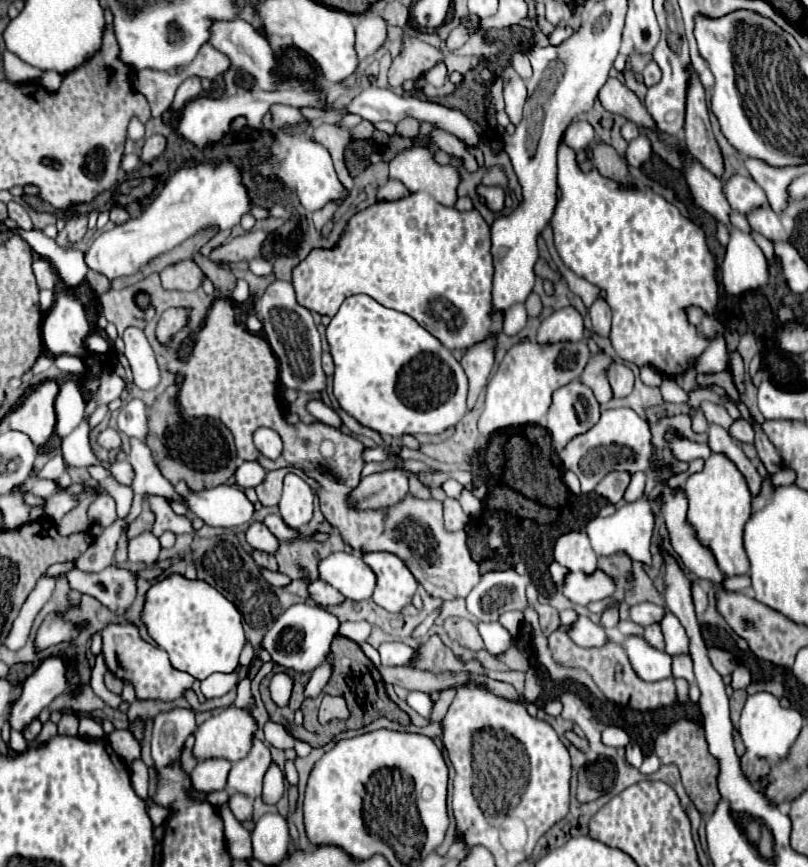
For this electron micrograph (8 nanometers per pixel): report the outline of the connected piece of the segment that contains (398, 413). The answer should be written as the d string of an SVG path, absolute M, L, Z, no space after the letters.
M351 295L347 297L339 311L331 317L329 325L327 325L327 341L329 341L329 347L331 347L331 355L333 355L333 361L335 361L335 375L333 375L333 393L341 405L343 411L347 411L353 419L357 419L363 427L369 427L381 435L391 435L391 437L403 437L403 435L441 435L445 433L447 429L455 427L463 415L467 413L467 391L469 391L469 379L461 367L461 363L453 357L453 353L437 339L433 337L425 327L421 327L413 317L409 317L407 313L401 313L401 311L395 311L395 309L389 309L389 307L383 307L381 303L377 303L373 297L369 295Z

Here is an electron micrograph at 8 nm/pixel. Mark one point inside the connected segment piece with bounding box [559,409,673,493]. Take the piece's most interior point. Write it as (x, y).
(621, 441)

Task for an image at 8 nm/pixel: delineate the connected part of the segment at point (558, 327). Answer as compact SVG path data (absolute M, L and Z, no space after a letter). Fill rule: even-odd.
M565 307L551 313L547 319L543 319L535 335L535 343L539 345L551 345L559 341L581 341L581 339L583 339L583 317L573 307Z

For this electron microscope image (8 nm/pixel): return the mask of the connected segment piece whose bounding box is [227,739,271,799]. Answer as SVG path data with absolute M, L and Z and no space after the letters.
M255 739L249 755L245 759L233 763L233 769L227 779L229 789L243 793L251 799L259 797L261 789L263 789L263 775L267 773L269 763L271 763L269 747L263 741Z

